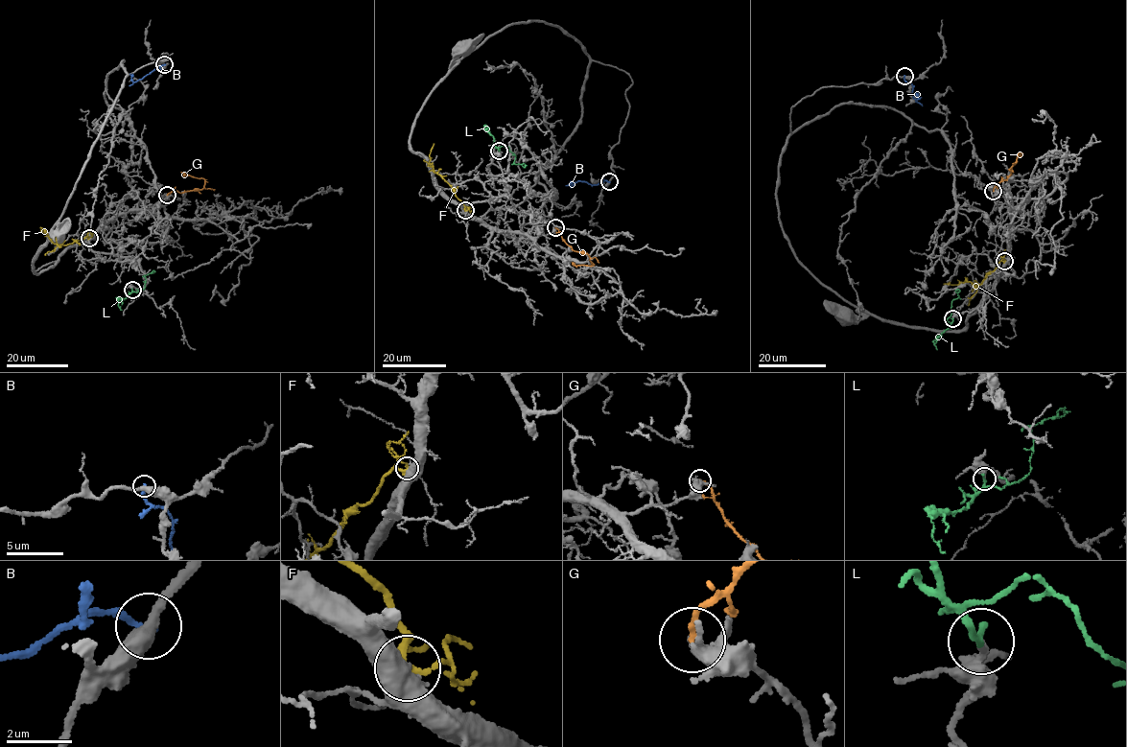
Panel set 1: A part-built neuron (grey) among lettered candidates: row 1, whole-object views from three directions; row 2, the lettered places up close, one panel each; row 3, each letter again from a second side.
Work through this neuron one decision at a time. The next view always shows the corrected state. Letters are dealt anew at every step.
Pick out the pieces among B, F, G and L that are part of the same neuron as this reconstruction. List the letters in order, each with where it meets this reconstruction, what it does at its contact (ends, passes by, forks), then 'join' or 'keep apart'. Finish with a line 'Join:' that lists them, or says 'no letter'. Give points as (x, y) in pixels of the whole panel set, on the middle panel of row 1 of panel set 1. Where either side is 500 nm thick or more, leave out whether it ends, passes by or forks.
B: meets grey at (609, 181); it ends there; keep apart
F: meets grey at (465, 210); keep apart
G: meets grey at (555, 227); it ends there; keep apart
L: meets grey at (499, 151); it ends there; join
Join: L

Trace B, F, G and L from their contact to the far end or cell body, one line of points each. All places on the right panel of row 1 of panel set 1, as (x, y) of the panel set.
B: (904, 76), (913, 85), (912, 97), (916, 101), (918, 93)
F: (1004, 260), (998, 262), (975, 288), (970, 282), (943, 284)
G: (993, 191), (1007, 179), (1018, 154), (1021, 153), (1018, 153)
L: (952, 318), (947, 322), (951, 302), (958, 297), (957, 290)

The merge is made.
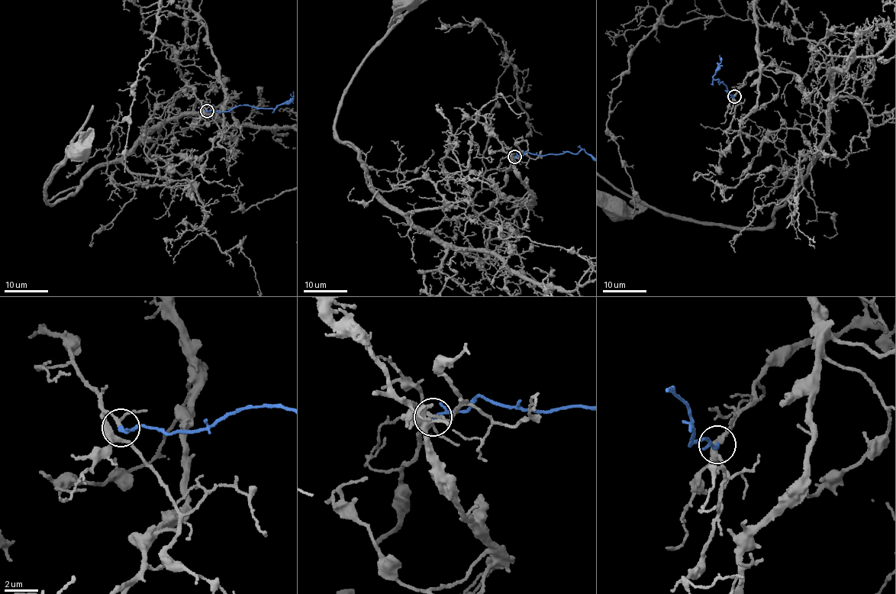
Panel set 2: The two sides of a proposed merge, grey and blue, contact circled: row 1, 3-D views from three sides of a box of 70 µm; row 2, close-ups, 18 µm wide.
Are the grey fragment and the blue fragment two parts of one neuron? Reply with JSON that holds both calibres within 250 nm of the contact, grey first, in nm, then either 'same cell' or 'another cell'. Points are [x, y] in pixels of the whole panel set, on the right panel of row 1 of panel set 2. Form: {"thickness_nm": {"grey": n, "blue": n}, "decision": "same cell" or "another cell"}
{"thickness_nm": {"grey": 140, "blue": 150}, "decision": "same cell"}

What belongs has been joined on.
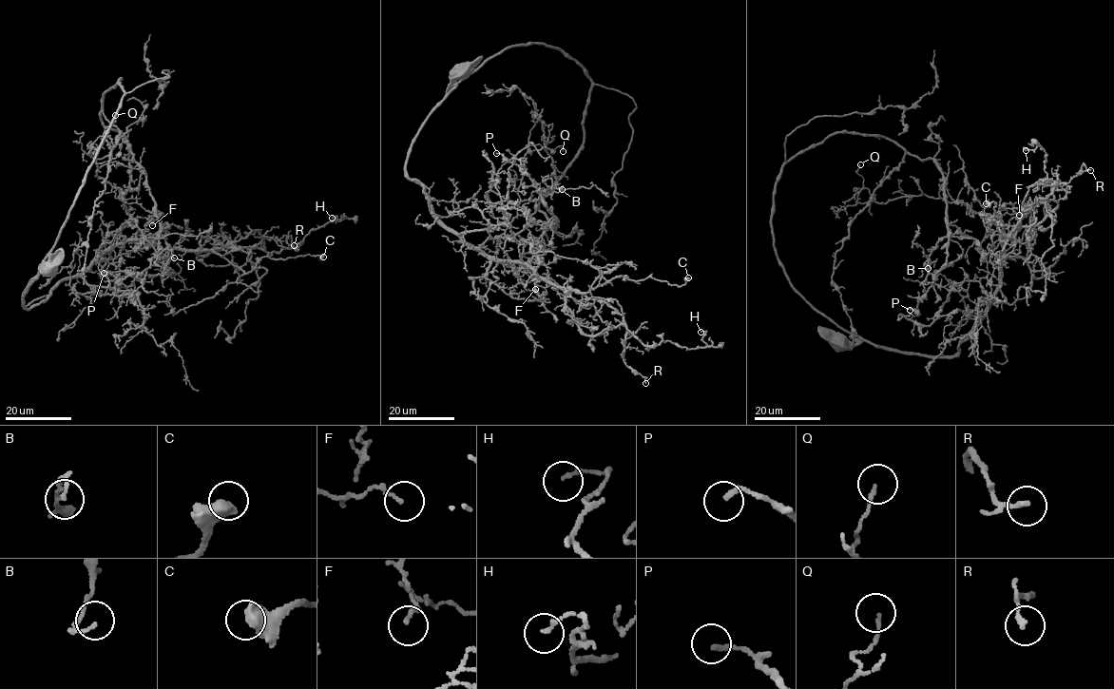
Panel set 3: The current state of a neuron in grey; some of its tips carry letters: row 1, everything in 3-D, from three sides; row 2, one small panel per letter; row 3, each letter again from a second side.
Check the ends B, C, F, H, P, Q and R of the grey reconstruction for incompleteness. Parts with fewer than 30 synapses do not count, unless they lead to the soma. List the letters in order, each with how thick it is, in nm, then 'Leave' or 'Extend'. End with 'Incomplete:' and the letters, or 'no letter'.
B: Thickness 120 nm. Leave
C: Thickness 600 nm. Leave
F: Thickness 130 nm. Leave
H: Thickness 160 nm. Leave
P: Thickness 200 nm. Leave
Q: Thickness 120 nm. Leave
R: Thickness 170 nm. Leave
Incomplete: no letter

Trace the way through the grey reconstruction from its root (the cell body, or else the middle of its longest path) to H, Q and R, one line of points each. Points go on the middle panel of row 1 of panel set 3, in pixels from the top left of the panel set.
H: (463, 69), (404, 167), (434, 216), (560, 287), (587, 334), (623, 324), (644, 345), (692, 349), (701, 332)
Q: (463, 69), (404, 172), (472, 248), (522, 267), (526, 241), (510, 224), (523, 158), (563, 151)
R: (463, 69), (418, 132), (405, 175), (472, 248), (614, 308), (626, 324), (624, 362), (645, 383)

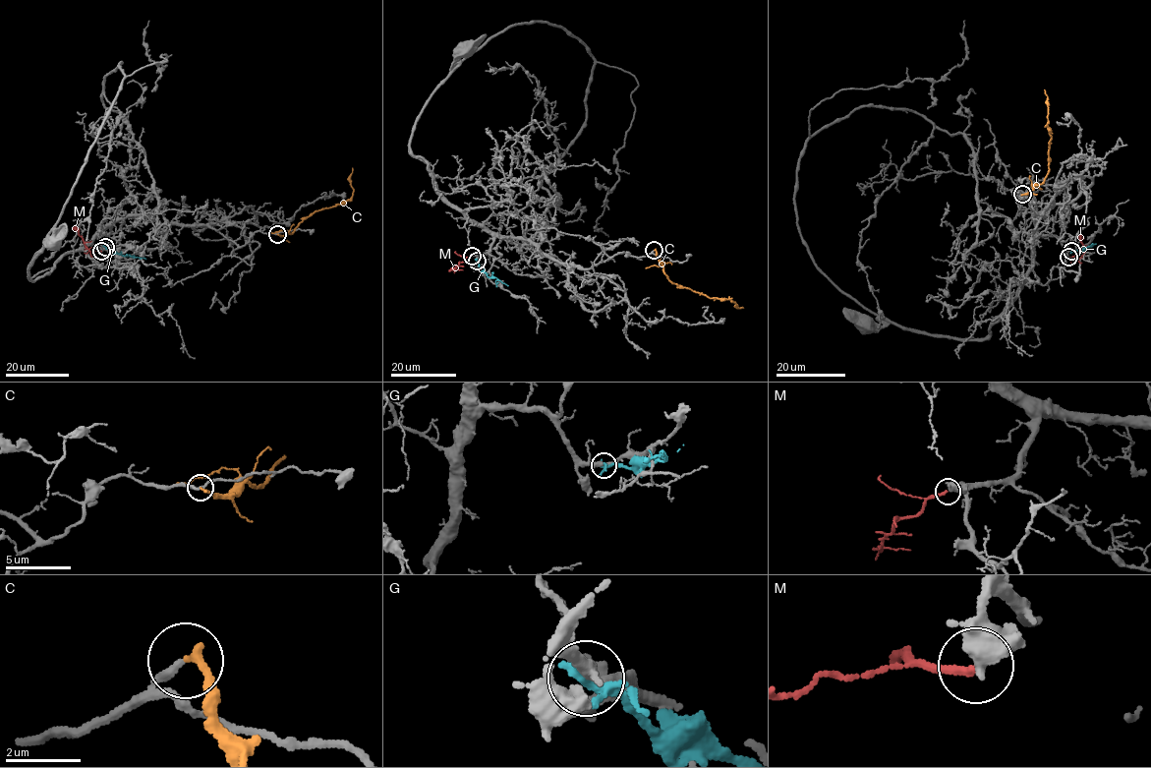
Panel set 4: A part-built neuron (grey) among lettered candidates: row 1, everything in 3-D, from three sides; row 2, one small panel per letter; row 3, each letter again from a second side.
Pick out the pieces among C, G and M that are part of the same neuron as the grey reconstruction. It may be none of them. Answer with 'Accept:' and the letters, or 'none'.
Accept: M

